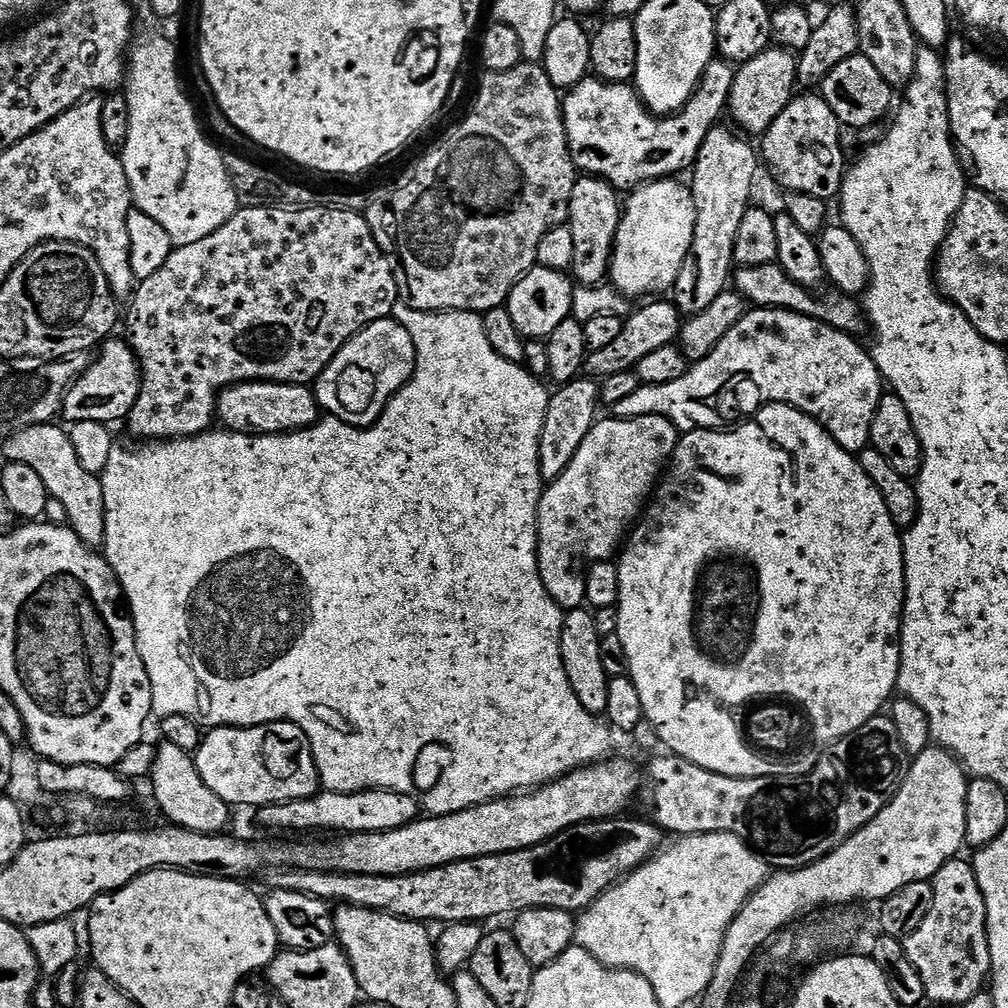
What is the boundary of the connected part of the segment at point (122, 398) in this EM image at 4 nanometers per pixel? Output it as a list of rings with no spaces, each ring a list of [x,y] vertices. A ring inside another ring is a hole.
[[[109,338],[99,345],[95,353],[96,360],[94,356],[88,369],[68,387],[68,392],[64,396],[62,416],[63,419],[68,419],[69,425],[78,422],[102,422],[109,426],[115,425],[115,420],[123,421],[128,417],[134,402],[138,400],[140,364],[127,339],[116,339]]]

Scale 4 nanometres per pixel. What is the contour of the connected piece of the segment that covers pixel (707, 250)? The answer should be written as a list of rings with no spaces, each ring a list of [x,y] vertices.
[[[714,126],[706,134],[706,142],[702,142],[696,162],[690,168],[690,187],[696,211],[694,242],[670,292],[671,303],[685,317],[706,310],[706,306],[729,287],[734,276],[734,238],[738,238],[738,226],[742,214],[746,214],[750,206],[748,199],[756,180],[757,149],[755,152],[747,144],[749,141],[731,127],[720,127]]]

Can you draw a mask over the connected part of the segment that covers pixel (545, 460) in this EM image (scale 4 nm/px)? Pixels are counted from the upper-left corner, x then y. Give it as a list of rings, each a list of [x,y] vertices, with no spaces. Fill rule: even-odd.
[[[577,378],[569,384],[559,385],[555,391],[548,398],[546,422],[542,422],[542,438],[538,446],[538,466],[545,482],[558,479],[566,466],[574,462],[578,446],[582,446],[582,442],[586,441],[586,434],[590,434],[592,425],[597,423],[596,408],[601,407],[600,384],[595,379]]]

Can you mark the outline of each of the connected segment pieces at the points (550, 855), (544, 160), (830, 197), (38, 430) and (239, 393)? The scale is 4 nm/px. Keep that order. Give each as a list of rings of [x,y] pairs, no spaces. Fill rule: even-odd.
[[[609,818],[593,820],[586,824],[576,824],[559,832],[545,844],[533,848],[523,848],[517,852],[494,854],[482,858],[456,860],[441,868],[431,868],[425,872],[411,872],[408,876],[379,876],[378,874],[346,874],[345,872],[310,872],[297,868],[269,868],[263,873],[265,889],[290,890],[298,894],[326,900],[333,905],[353,904],[366,910],[378,910],[407,920],[437,920],[437,925],[470,924],[488,922],[491,916],[508,916],[525,912],[527,908],[553,908],[579,914],[595,902],[602,893],[635,868],[641,868],[651,860],[665,843],[666,836],[655,824],[644,820],[624,820]]]
[[[521,62],[510,70],[485,71],[483,75],[484,77],[480,80],[480,89],[476,92],[476,101],[473,102],[468,117],[457,128],[450,129],[437,148],[430,149],[413,168],[406,169],[397,184],[382,189],[376,197],[373,195],[366,209],[372,237],[378,242],[383,252],[391,254],[398,261],[398,268],[402,273],[402,292],[406,297],[408,307],[419,312],[478,312],[483,314],[492,308],[505,307],[512,287],[528,271],[537,267],[538,242],[542,242],[542,234],[550,234],[550,230],[554,230],[558,225],[568,223],[570,194],[574,194],[578,173],[566,138],[561,93],[552,85],[543,63],[540,62]]]
[[[793,95],[786,110],[782,110],[782,114],[774,118],[770,130],[764,132],[762,164],[768,167],[769,174],[784,187],[785,193],[810,194],[810,198],[832,202],[839,197],[846,171],[844,144],[840,141],[842,125],[823,96],[804,95],[808,96]]]
[[[55,423],[39,424],[14,433],[9,440],[3,441],[5,456],[3,459],[14,464],[31,466],[38,473],[38,478],[46,482],[49,497],[62,502],[72,532],[89,548],[99,549],[104,542],[106,526],[106,510],[100,477],[95,472],[82,470],[82,464],[74,454],[74,446],[67,431],[63,427],[61,429],[56,427]]]
[[[253,380],[246,384],[234,384],[225,388],[216,398],[216,414],[227,431],[241,432],[247,436],[280,436],[284,432],[297,432],[309,428],[321,419],[322,409],[315,391],[306,384],[275,384],[273,380]]]

